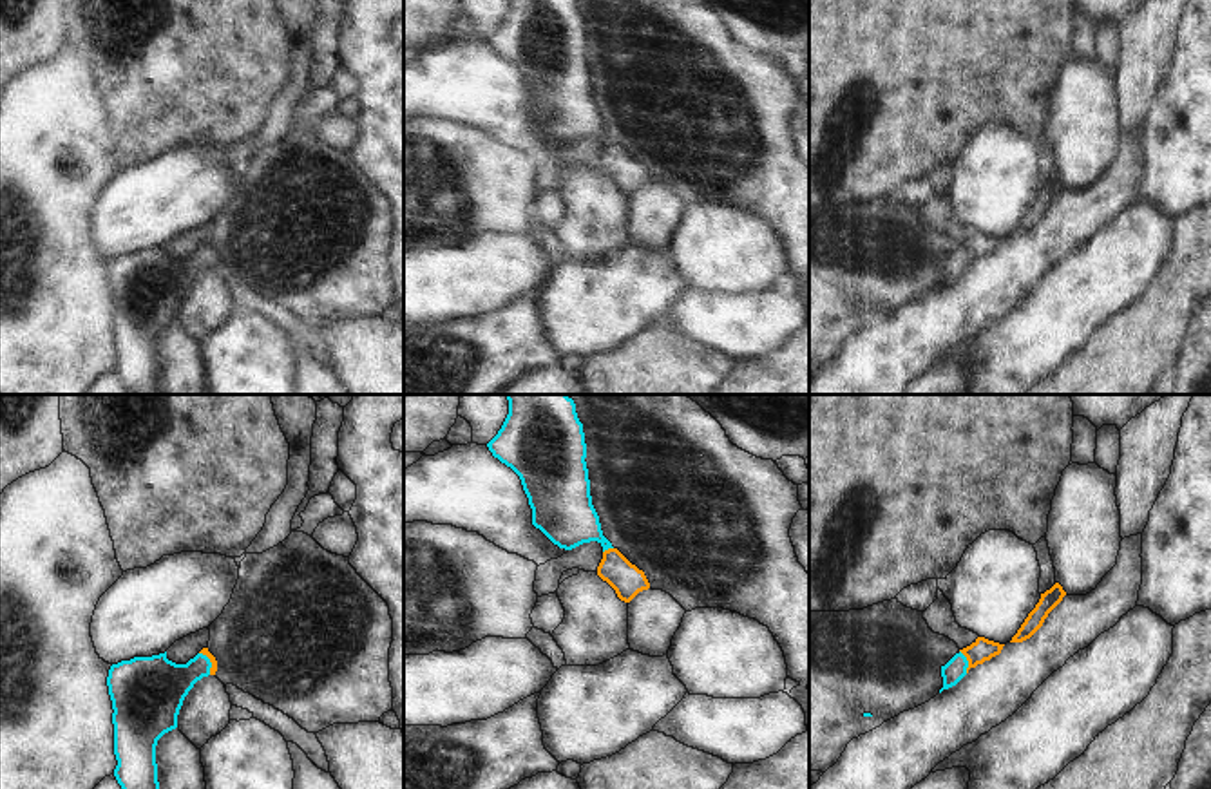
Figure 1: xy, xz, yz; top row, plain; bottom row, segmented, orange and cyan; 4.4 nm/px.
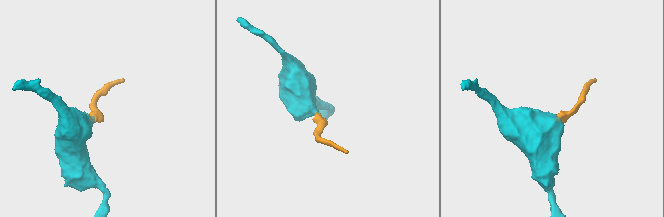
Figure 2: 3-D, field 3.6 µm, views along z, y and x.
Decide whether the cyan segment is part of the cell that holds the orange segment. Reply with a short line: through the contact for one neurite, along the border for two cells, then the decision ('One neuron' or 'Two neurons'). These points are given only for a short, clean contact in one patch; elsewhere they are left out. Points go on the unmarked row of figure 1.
Line: yz (982, 245), (967, 254), (954, 265). One neuron

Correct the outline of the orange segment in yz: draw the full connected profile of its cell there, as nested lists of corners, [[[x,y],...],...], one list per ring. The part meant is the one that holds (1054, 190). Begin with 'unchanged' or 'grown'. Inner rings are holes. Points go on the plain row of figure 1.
unchanged; [[[1055,177],[1050,185],[1041,188],[1039,197],[1035,203],[1028,208],[1017,228],[1012,232],[1010,237],[1023,237],[1030,233],[1044,217],[1048,208],[1063,195],[1066,186],[1059,177]]]

